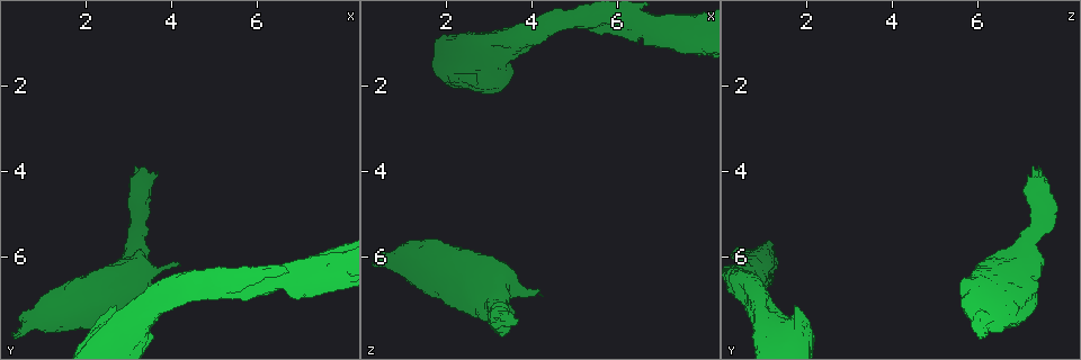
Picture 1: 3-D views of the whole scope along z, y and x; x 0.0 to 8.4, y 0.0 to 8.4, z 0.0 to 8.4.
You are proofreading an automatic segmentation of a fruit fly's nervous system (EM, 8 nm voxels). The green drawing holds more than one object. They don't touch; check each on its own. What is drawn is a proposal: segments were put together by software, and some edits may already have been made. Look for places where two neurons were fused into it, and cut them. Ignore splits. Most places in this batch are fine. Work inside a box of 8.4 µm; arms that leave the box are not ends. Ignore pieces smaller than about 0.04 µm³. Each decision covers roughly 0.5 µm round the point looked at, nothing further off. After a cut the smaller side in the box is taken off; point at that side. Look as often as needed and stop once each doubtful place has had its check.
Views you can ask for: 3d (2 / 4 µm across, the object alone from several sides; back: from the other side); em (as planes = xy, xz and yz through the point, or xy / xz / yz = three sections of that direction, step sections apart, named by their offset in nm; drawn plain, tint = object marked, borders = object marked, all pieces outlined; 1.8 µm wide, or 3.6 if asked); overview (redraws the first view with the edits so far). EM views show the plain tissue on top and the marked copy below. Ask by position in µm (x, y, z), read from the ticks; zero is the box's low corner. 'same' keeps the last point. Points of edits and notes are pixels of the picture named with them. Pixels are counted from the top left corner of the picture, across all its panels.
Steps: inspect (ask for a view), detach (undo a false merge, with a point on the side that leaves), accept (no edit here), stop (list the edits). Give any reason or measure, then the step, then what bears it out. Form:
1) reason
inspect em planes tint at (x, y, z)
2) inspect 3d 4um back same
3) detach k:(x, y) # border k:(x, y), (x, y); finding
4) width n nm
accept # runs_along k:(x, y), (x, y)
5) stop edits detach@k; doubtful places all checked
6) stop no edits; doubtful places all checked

sudden change in width
inspect 3d 4um at (0.95, 7.45, 6.10)

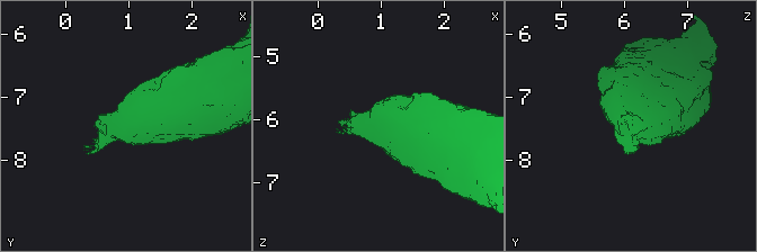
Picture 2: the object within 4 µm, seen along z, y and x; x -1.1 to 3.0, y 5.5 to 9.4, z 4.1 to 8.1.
now the EM
inspect em 3.6um xz step 4 tint at (0.90, 7.50, 6.10)

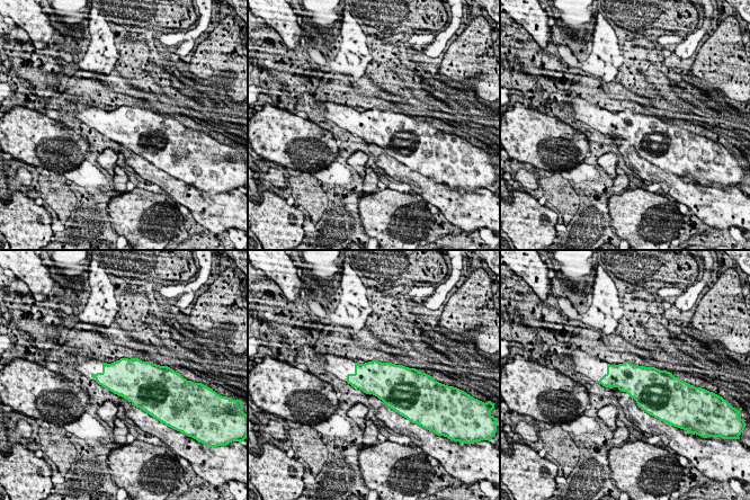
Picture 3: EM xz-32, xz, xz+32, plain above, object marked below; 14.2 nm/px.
inspect em 3.6um planes borders same

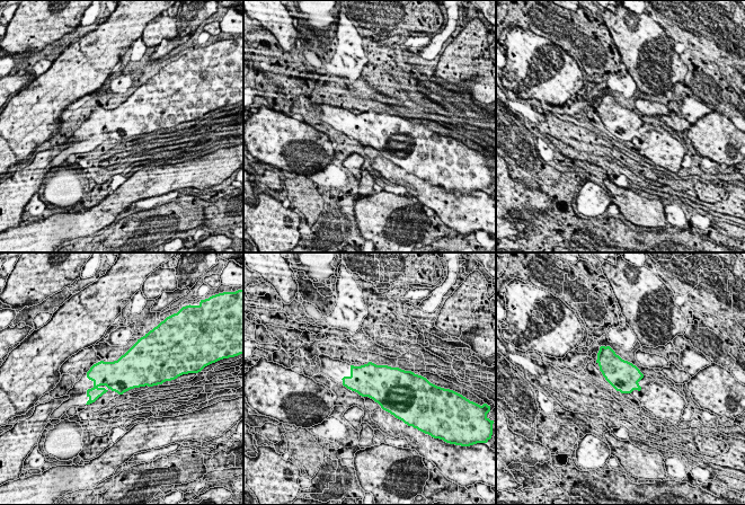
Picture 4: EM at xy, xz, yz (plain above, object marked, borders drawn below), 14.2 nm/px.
accept # all the same neuron

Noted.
calibre changes
inspect 3d 4um at (3.00, 6.25, 7.00)

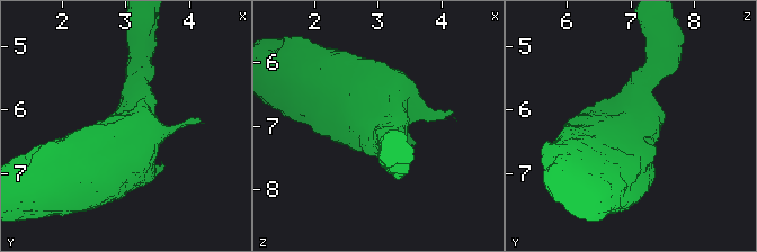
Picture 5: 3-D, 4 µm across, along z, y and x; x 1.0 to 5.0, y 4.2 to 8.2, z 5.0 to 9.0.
inspect em 3.6um planes tint at (3.00, 6.25, 7.00)

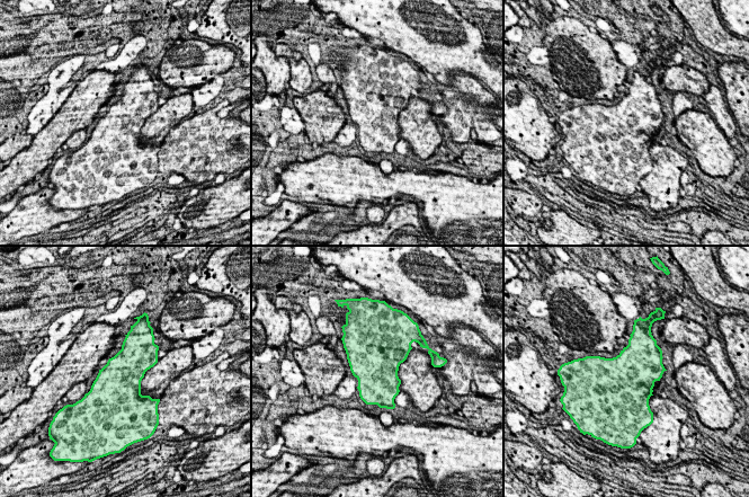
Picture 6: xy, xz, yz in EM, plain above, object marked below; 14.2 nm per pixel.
accept # one neuron here

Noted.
calibre changes
inspect 3d 4um at (3.10, 7.65, 1.30)

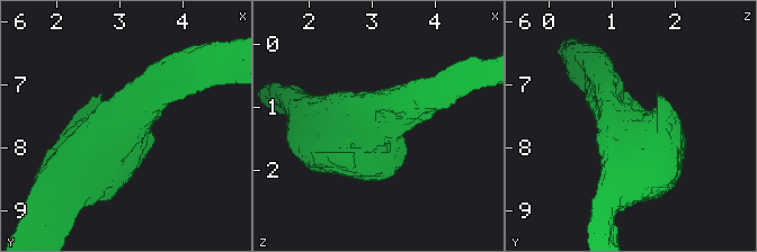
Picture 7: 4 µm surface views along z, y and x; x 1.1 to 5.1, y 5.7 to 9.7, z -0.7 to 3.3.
need the tissue
inspect em 3.6um planes borders at (3.10, 7.70, 1.25)

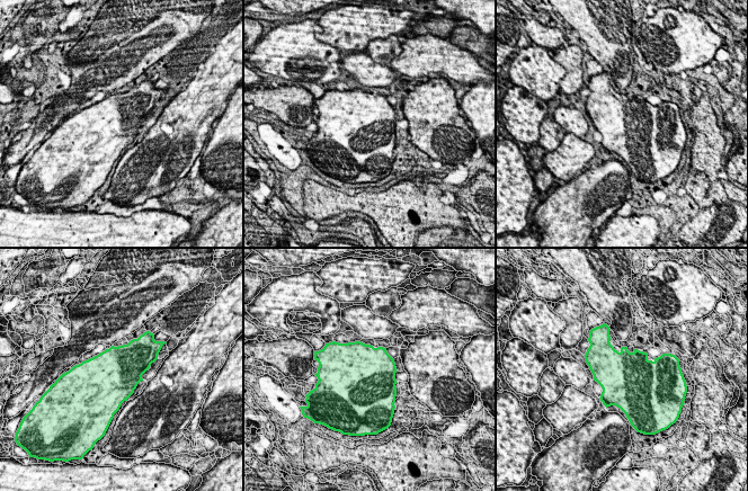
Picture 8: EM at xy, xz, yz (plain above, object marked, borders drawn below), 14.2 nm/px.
accept # one neuron here

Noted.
thick turns thin
inspect em planes tint at (6.80, 6.50, 0.70)

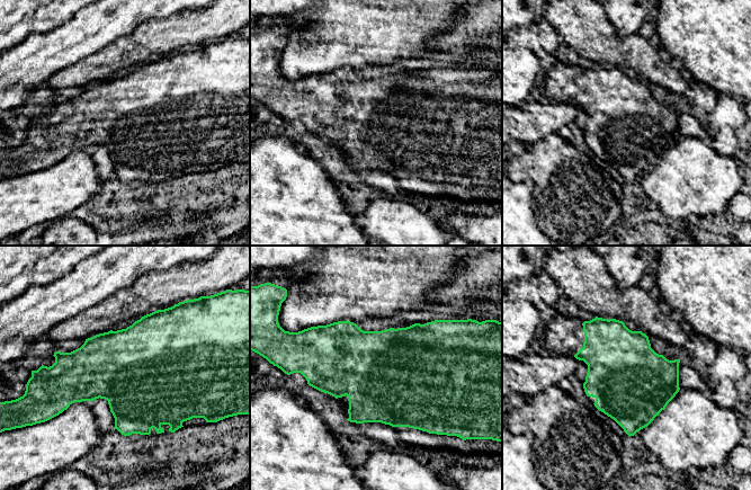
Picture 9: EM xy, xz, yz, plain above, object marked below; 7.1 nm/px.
accept # one neuron here

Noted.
stop no edits; doubtful places all checked

